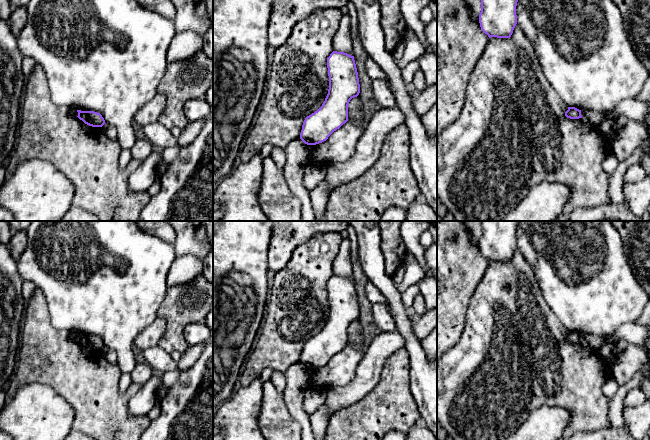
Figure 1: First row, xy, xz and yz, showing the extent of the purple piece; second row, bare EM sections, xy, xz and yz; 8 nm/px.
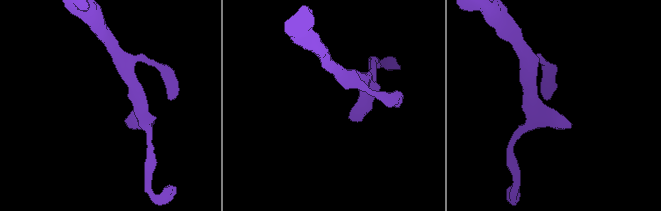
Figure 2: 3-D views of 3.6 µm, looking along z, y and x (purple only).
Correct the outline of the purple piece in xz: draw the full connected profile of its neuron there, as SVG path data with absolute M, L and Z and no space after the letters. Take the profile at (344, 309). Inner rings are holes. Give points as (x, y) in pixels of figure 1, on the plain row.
M333 275L327 282L329 300L328 318L322 330L307 340L300 363L307 369L316 369L348 345L348 329L360 317L358 296L354 284L344 276Z

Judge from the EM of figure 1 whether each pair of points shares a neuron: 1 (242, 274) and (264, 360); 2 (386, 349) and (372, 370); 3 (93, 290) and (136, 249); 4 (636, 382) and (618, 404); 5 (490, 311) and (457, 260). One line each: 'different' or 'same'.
1: different
2: same
3: same
4: same
5: different

